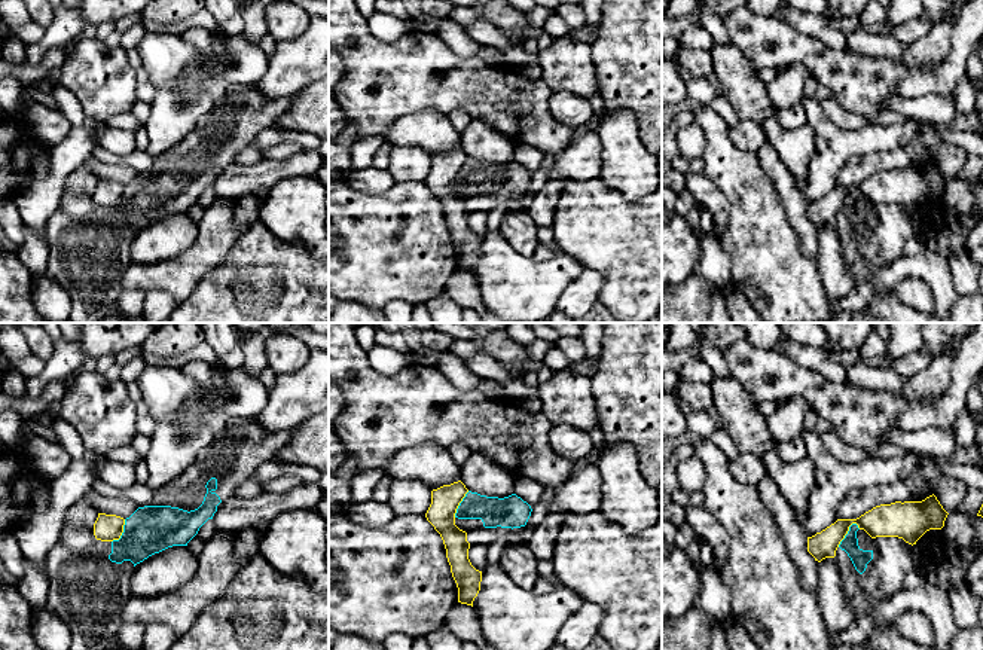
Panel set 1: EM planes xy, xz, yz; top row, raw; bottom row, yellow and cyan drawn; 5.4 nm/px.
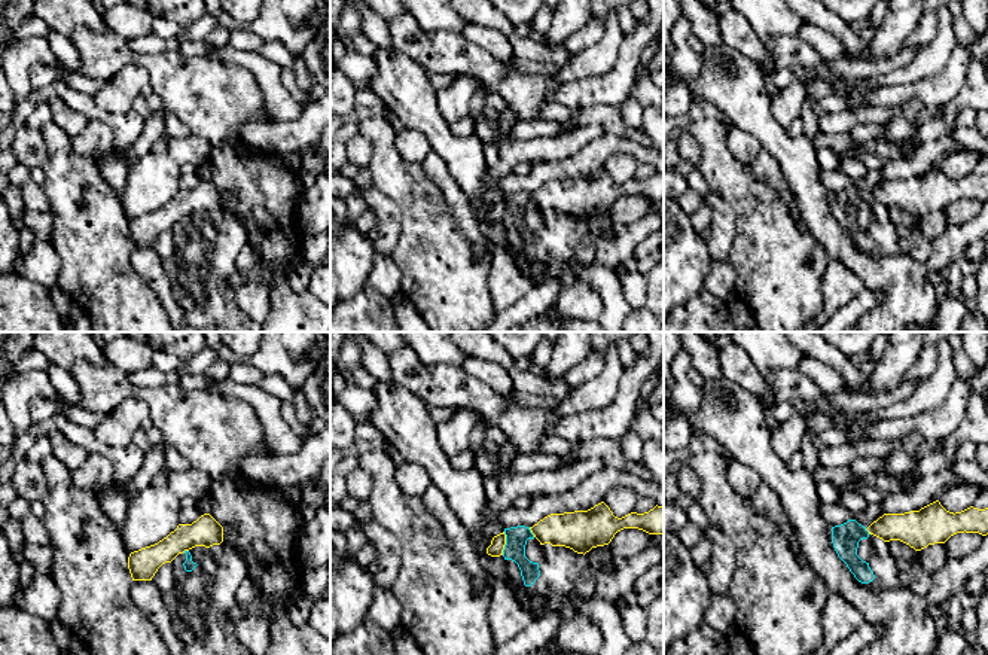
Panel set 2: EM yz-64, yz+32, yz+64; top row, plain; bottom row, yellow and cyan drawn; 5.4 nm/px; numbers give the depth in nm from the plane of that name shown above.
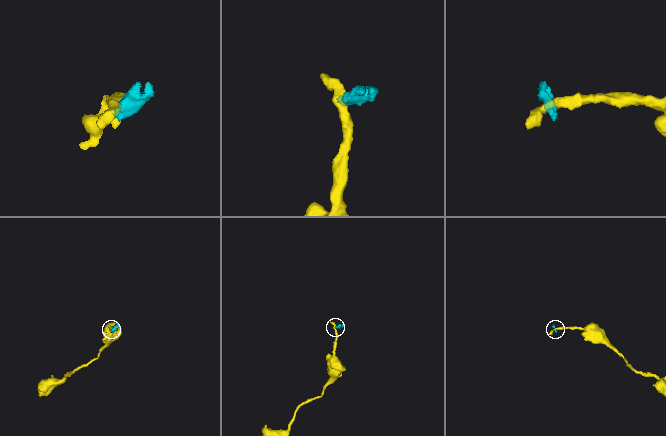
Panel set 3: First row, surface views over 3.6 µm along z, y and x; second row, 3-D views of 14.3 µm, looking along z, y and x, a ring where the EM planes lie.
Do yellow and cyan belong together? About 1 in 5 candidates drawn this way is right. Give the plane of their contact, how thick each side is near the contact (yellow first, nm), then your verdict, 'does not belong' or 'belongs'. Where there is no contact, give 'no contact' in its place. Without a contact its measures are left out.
yz | 180/100 nm | does not belong

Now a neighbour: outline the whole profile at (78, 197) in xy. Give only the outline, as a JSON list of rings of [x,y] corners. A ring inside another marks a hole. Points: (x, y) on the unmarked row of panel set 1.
[[[82,170],[68,174],[64,183],[59,210],[71,217],[91,217],[98,208],[94,202],[94,190],[97,184],[98,178]]]

